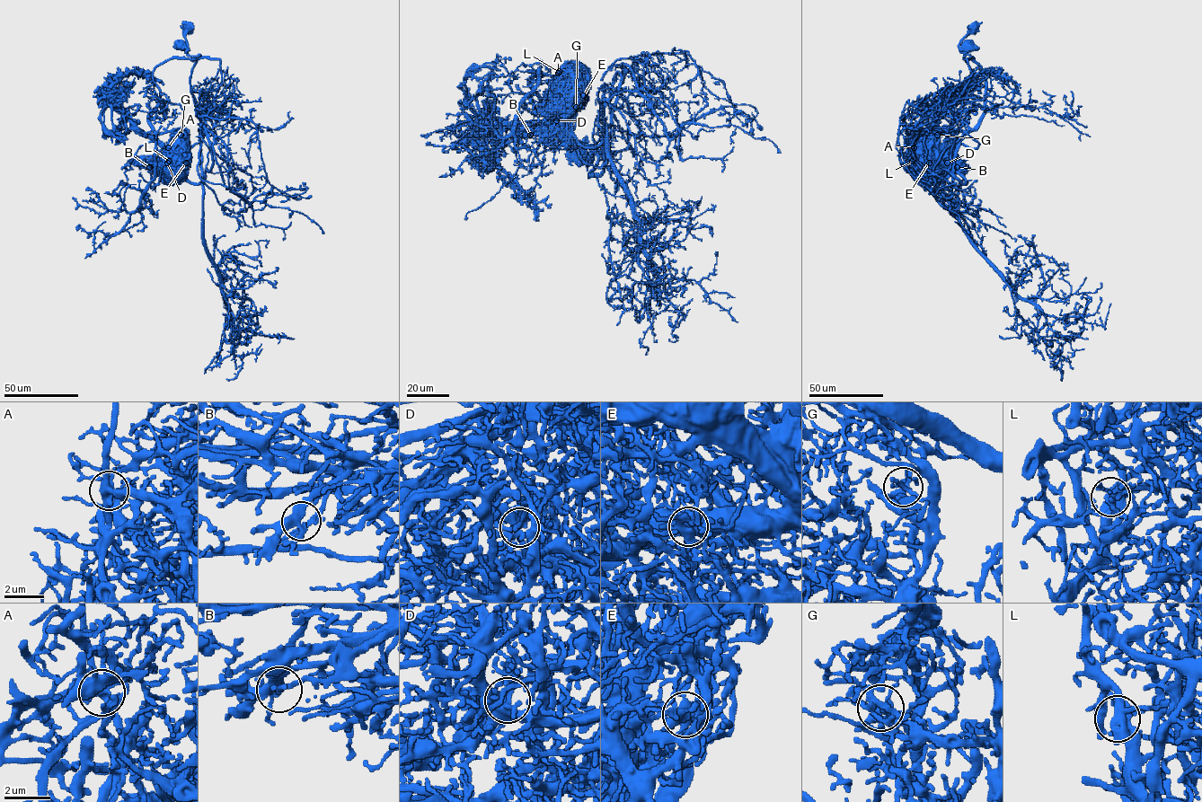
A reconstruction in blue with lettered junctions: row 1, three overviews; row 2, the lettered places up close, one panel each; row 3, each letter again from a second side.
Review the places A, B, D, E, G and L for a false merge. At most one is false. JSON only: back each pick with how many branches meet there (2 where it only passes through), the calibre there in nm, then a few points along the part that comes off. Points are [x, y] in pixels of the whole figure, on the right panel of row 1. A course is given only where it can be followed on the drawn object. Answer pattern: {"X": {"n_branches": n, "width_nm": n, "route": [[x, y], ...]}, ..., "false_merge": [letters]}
{"A": {"n_branches": 5, "width_nm": 340, "route": [[914, 147], [930, 127], [979, 143], [965, 132], [926, 183], [959, 201], [907, 169], [899, 118], [915, 103]]}, "false_merge": ["A"]}

